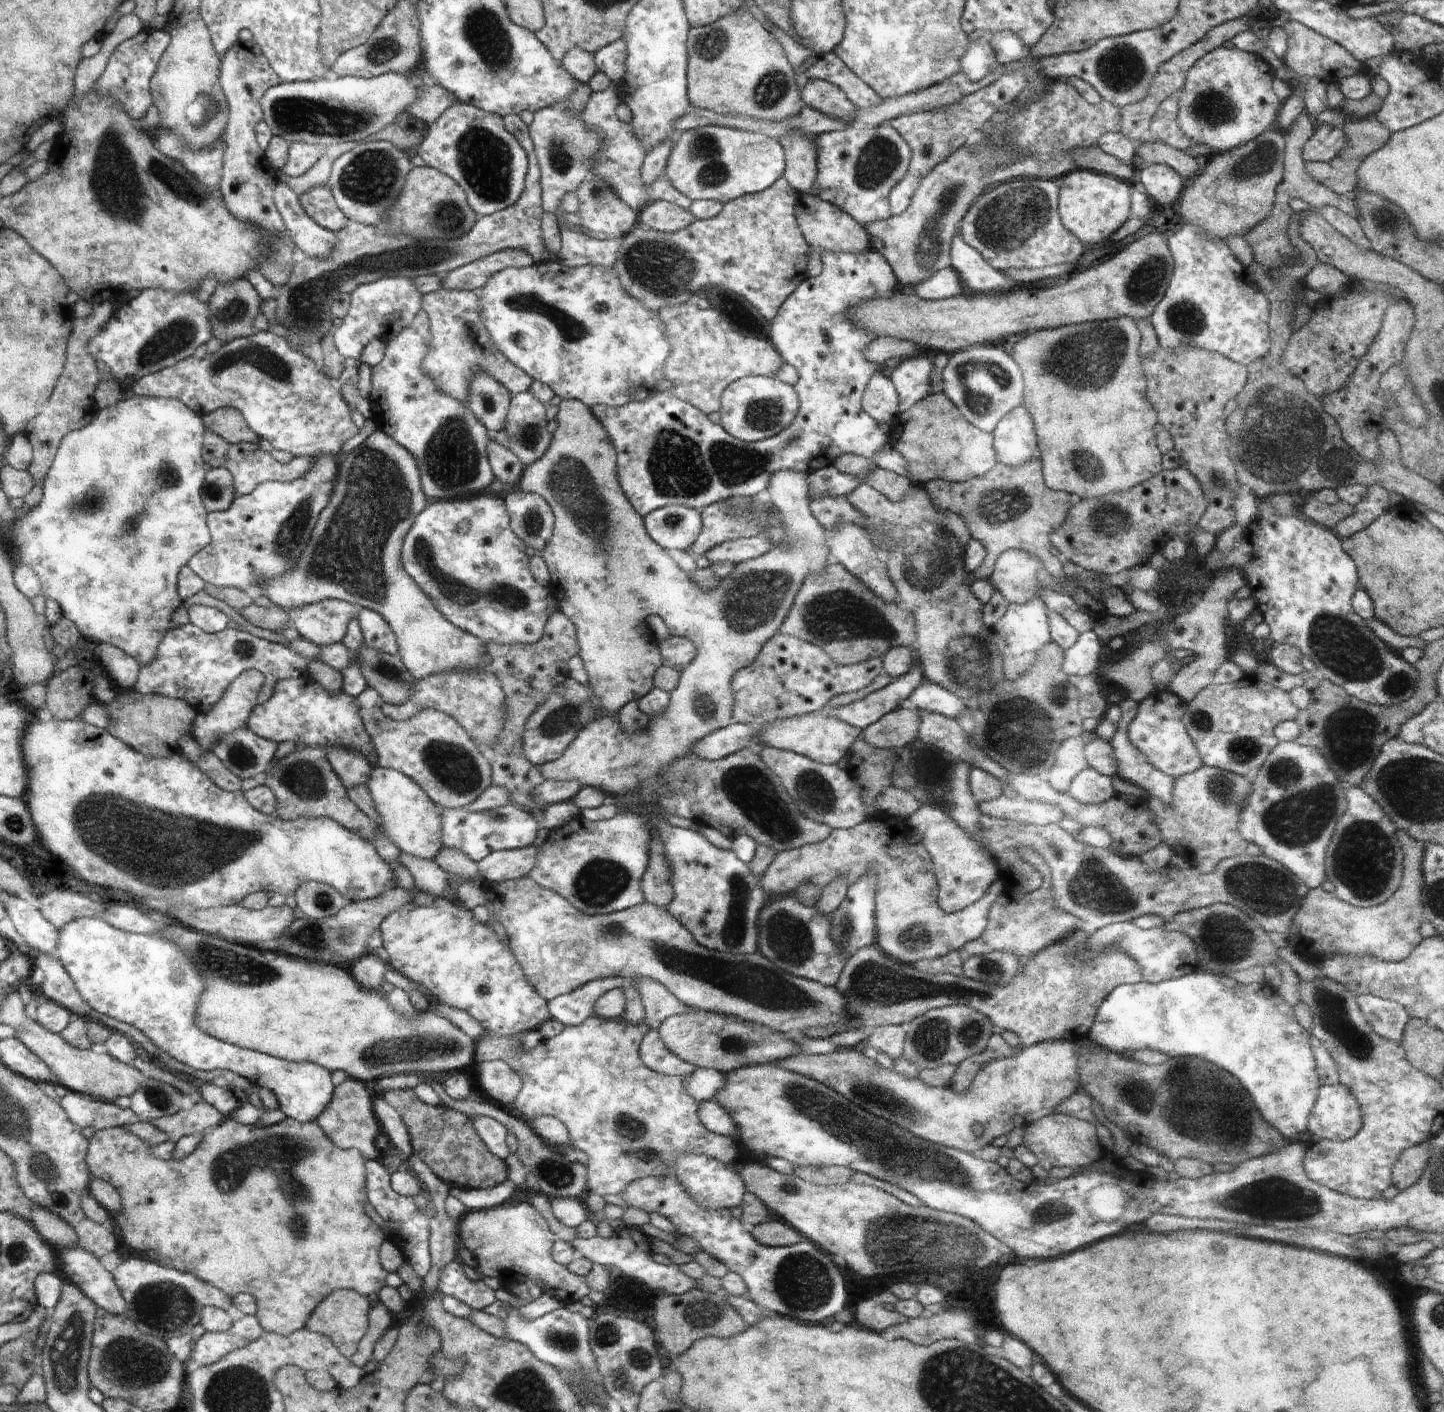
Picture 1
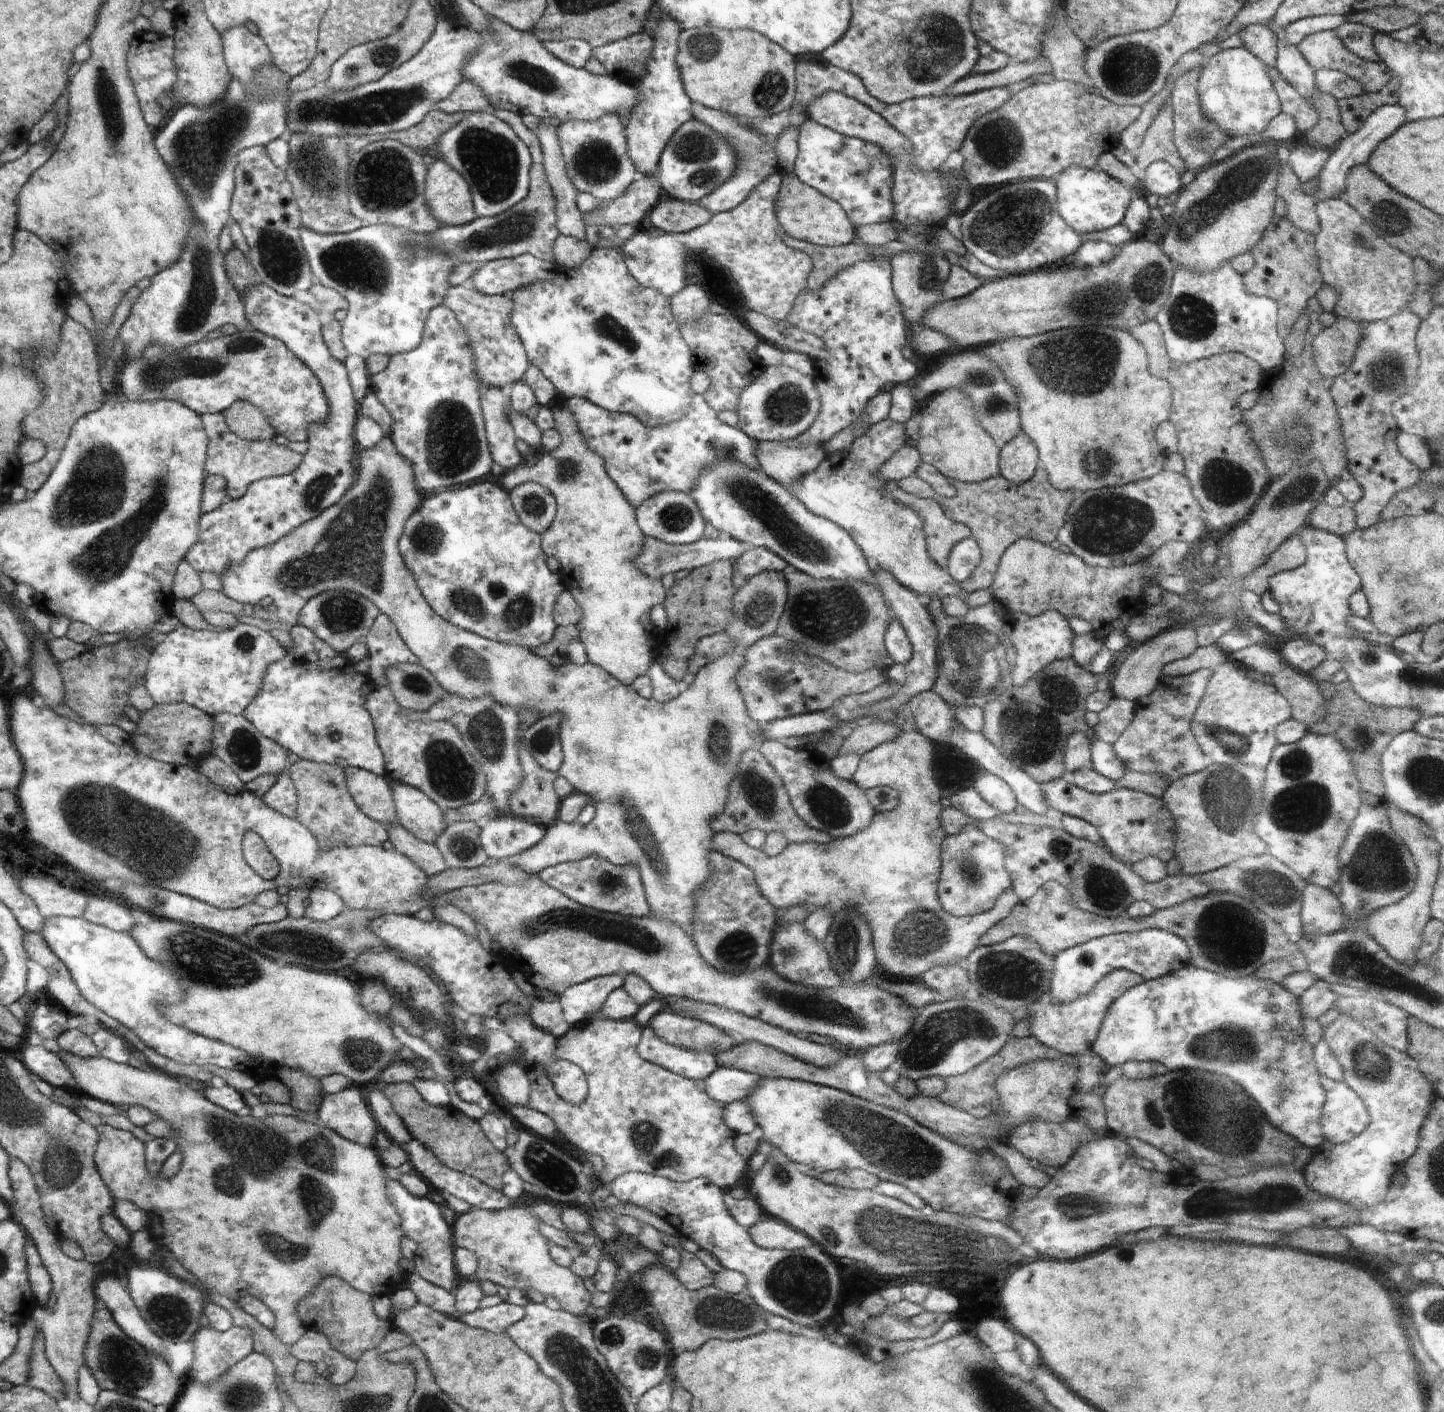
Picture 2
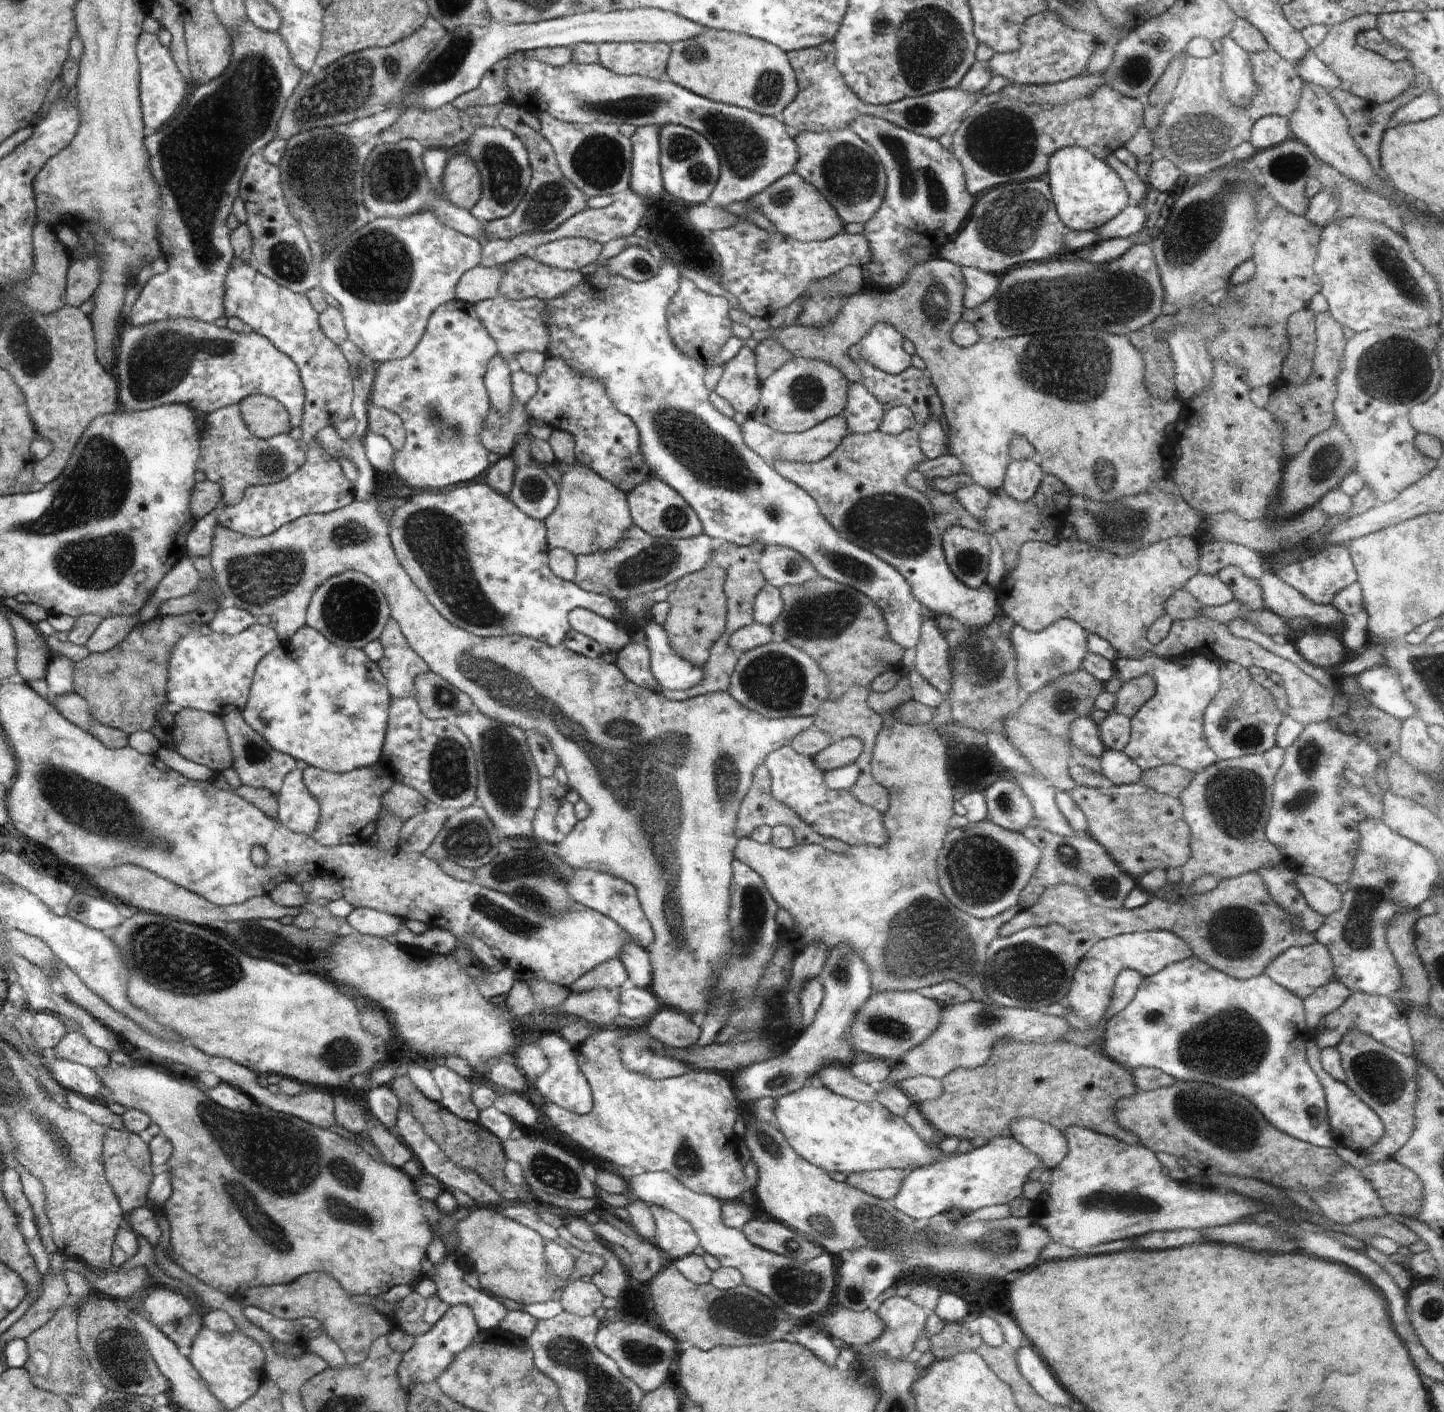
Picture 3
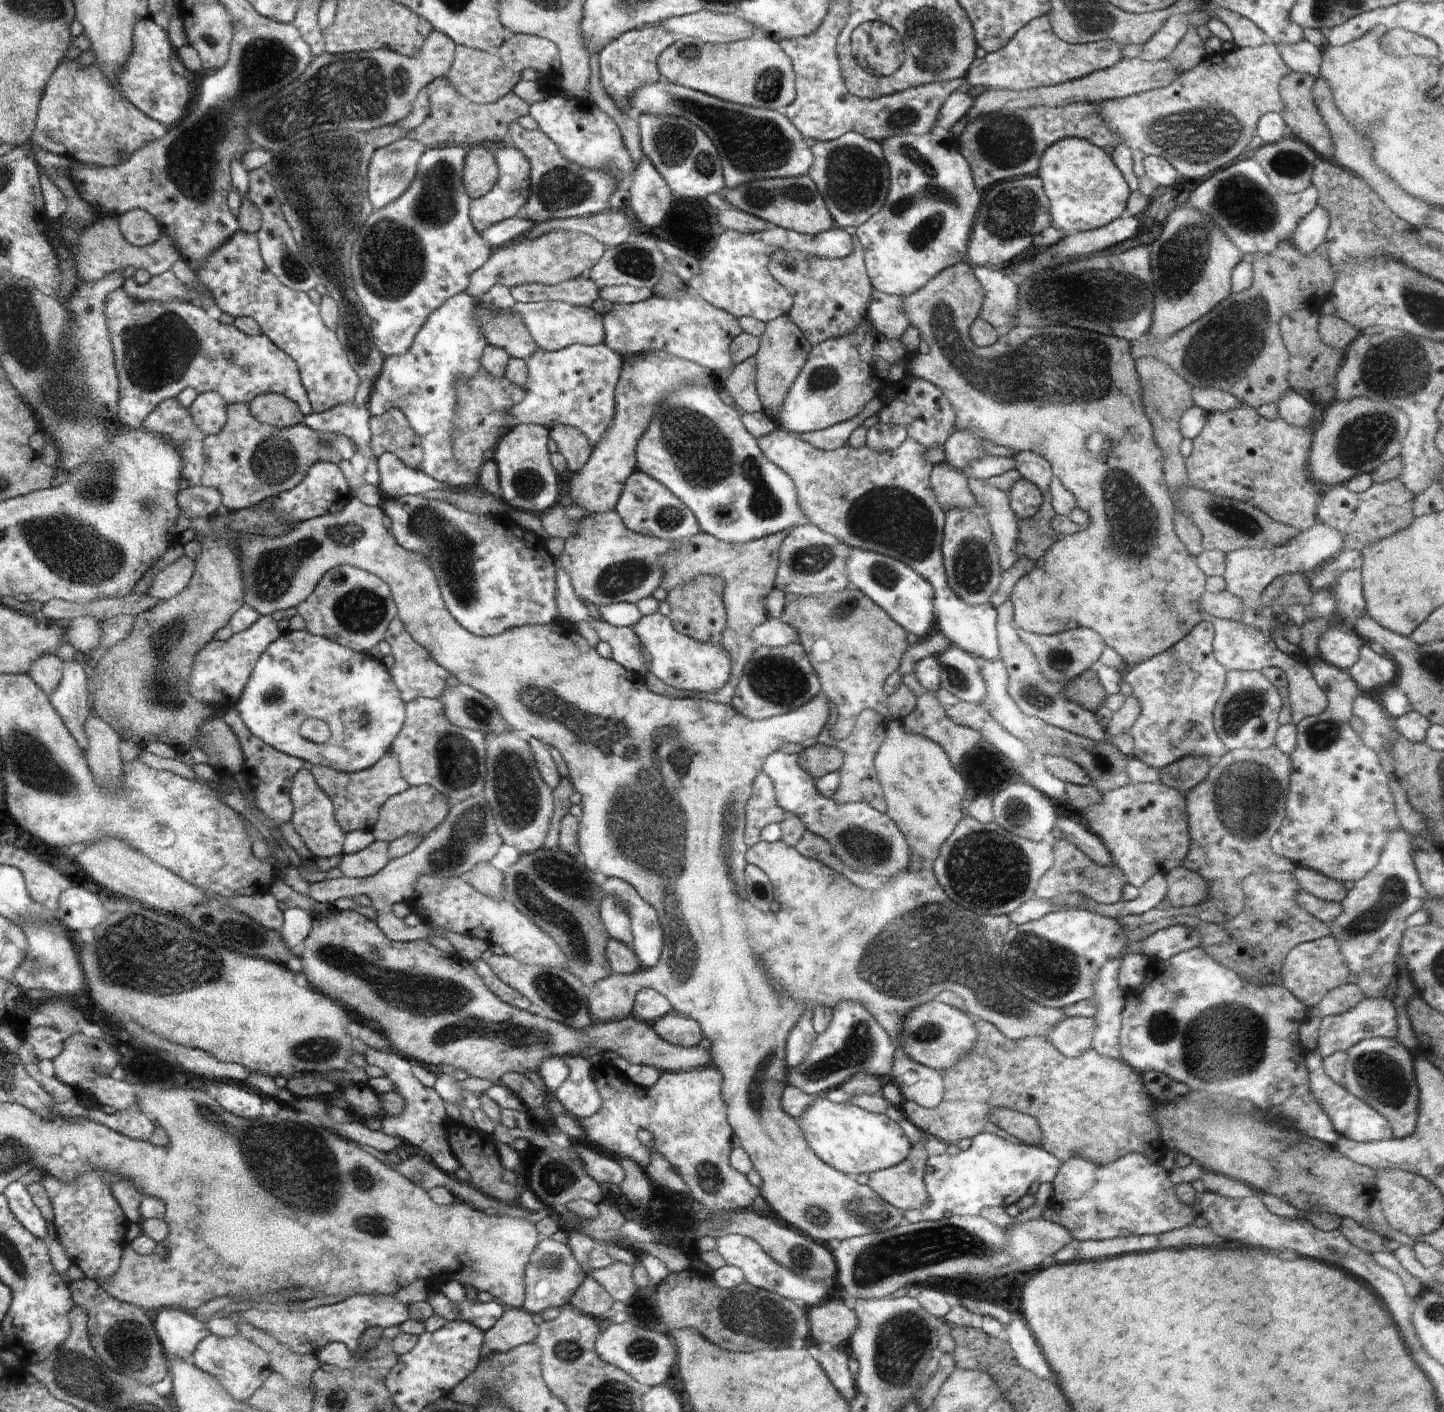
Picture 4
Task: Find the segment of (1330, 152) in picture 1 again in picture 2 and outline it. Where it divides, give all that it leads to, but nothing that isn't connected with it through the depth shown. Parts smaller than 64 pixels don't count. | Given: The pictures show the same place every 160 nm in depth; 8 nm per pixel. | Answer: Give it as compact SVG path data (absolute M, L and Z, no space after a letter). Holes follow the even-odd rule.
M1305 145L1291 149L1291 154L1288 156L1287 161L1295 170L1300 182L1306 185L1319 176L1329 154L1330 150L1328 149L1317 149L1316 147Z

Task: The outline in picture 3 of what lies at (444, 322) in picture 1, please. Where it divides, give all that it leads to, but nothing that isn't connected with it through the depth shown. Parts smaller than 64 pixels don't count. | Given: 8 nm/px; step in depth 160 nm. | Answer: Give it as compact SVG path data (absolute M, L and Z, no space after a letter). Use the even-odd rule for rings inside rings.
M502 295L496 298L489 298L486 301L477 302L475 305L476 314L484 322L484 326L497 342L499 357L507 360L510 367L515 369L516 356L522 351L533 350L534 352L547 352L550 344L549 326L547 321L551 312L547 302L539 298L507 299Z

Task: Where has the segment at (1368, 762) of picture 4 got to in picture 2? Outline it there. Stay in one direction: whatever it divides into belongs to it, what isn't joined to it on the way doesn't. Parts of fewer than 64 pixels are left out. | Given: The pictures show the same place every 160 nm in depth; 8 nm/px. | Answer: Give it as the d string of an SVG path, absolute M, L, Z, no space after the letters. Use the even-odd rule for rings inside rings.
M1308 732L1298 742L1277 743L1272 751L1264 782L1264 816L1256 824L1256 834L1268 844L1268 854L1290 866L1306 882L1332 888L1340 876L1340 846L1345 841L1346 832L1356 818L1356 808L1360 808L1362 800L1364 788L1356 776L1350 756L1340 746L1340 742L1336 742L1332 736Z

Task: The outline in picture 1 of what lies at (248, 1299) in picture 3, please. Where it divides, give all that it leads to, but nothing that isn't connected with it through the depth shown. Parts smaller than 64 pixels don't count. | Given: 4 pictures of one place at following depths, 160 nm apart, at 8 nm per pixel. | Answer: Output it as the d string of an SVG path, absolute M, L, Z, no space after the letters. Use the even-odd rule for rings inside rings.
M336 1289L327 1294L310 1316L307 1325L308 1330L327 1336L334 1345L349 1359L356 1352L359 1340L366 1334L369 1325L369 1298L352 1289Z

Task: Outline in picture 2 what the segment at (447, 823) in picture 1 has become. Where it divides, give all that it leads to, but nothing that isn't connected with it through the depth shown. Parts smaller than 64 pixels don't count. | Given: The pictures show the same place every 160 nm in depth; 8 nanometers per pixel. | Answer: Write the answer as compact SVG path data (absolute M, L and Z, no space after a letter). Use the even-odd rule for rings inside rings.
M494 817L479 828L479 841L488 860L506 859L534 849L546 834L544 826L520 817Z

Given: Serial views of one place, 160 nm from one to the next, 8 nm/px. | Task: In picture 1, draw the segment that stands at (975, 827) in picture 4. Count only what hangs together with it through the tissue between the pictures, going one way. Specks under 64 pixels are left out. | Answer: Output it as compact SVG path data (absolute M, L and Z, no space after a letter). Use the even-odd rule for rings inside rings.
M930 804L918 807L906 822L914 830L914 834L922 836L922 844L932 856L934 870L938 872L938 906L944 912L960 912L972 902L978 902L987 893L999 874L996 874L995 859L990 858L988 850L978 840L974 840L966 830L956 826L956 822L948 814L940 812L940 808Z

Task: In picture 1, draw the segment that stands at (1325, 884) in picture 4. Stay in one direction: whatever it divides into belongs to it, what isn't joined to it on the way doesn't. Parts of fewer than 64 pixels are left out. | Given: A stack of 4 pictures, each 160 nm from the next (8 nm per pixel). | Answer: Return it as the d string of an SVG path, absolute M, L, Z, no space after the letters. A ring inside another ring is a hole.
M1396 829L1396 838L1403 850L1403 875L1398 890L1386 902L1373 907L1352 906L1321 887L1309 889L1293 920L1291 944L1311 962L1320 962L1326 955L1373 956L1385 961L1400 962L1424 938L1421 924L1423 910L1423 858L1425 843Z

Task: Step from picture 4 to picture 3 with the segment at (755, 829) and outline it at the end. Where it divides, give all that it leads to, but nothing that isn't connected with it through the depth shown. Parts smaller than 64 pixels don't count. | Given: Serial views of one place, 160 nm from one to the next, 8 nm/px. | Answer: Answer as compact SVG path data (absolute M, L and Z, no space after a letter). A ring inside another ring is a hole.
M760 765L756 767L753 776L752 786L749 788L746 796L739 804L739 810L737 812L736 836L738 839L750 838L751 834L754 833L755 829L758 829L762 825L776 826L786 825L792 829L795 841L798 845L820 845L826 850L832 851L833 853L844 853L847 849L847 844L842 841L822 836L815 830L812 830L811 826L808 826L804 819L796 814L791 807L786 806L783 802L780 802L774 795L774 791L771 789L771 773L765 767Z

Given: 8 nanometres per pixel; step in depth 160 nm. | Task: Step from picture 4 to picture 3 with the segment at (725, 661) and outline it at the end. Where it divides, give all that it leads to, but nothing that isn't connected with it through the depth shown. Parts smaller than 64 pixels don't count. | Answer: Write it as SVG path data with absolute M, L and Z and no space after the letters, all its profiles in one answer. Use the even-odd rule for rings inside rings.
M649 620L643 630L647 637L646 645L649 650L649 665L654 678L659 682L660 690L688 690L700 685L705 680L704 664L697 665L683 657L673 646L665 626L656 621Z

